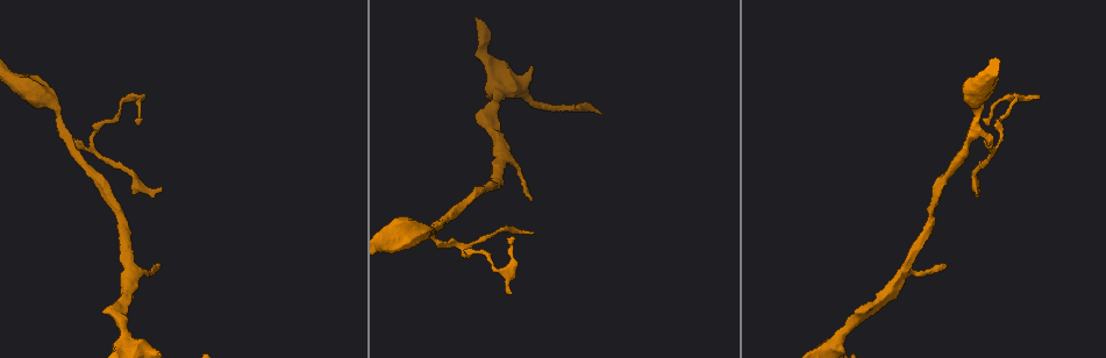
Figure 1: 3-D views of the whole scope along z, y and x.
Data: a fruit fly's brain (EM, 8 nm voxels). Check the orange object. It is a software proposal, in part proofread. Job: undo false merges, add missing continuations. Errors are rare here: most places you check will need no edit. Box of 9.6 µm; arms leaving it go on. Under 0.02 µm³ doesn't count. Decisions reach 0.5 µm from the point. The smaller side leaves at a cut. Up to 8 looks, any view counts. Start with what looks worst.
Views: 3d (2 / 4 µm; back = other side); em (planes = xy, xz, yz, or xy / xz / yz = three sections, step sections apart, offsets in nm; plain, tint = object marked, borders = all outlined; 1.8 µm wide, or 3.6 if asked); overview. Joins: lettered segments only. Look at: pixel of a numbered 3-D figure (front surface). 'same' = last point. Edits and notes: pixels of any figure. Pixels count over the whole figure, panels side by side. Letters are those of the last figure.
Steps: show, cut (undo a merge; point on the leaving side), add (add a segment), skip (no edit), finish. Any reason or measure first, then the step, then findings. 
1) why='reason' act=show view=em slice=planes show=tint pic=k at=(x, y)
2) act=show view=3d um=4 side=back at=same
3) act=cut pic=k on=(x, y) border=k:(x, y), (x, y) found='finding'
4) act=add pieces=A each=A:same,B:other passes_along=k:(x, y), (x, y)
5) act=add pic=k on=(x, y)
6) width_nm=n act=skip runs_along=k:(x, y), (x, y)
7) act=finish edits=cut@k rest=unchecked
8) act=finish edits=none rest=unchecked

why='two arms in line, one across' act=show view=3d um=2 pic=1 at=(434, 226)

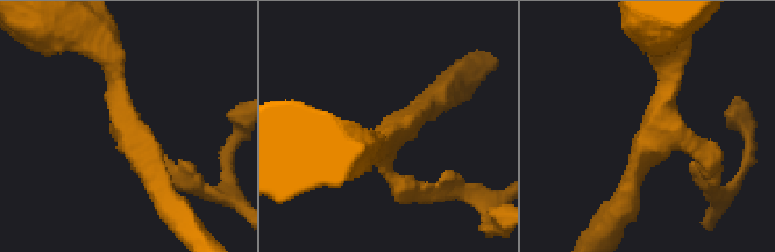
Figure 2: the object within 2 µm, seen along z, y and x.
arms=3 arm_widths_nm=170,200,360 why='shape alone is not enough' act=show view=em um=3.6 slice=planes show=borders pic=2 at=(657, 123)

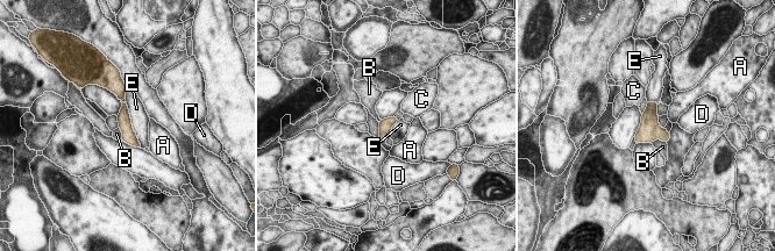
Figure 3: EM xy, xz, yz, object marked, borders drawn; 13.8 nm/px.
act=skip each=A:other,B:other,C:other,D:other,E:other runs_along=3:(119, 93), (135, 143) found='all the same cell'

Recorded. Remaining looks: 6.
why='an open end' act=show view=em slice=planes show=borders pic=1 at=(530, 231)

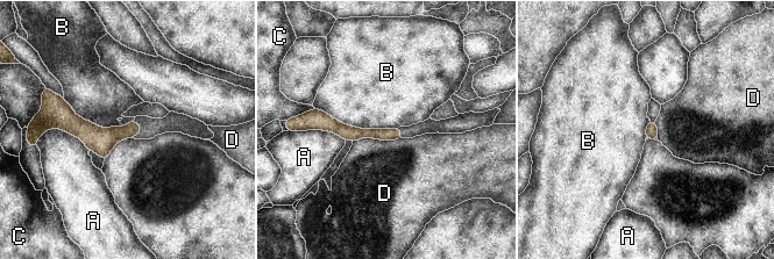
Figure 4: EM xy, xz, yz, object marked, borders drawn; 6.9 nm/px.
width_nm=80 act=skip each=A:other,B:other,C:other,D:other runs_along=4:(317, 124), (398, 135) found='none of them fits'

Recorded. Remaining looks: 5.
why='arms part here' act=show view=em slice=yz step=4 show=tint pic=1 at=(906, 268)

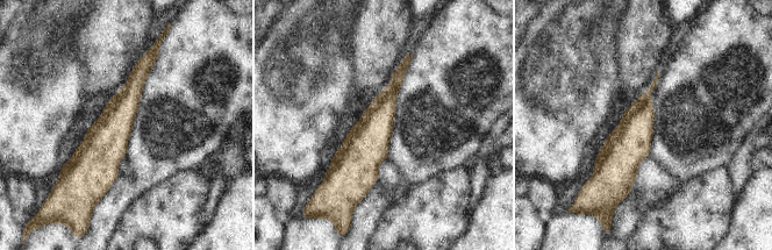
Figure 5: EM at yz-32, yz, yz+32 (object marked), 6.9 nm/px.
why='cut it another way' act=show view=em slice=planes show=tint at=same

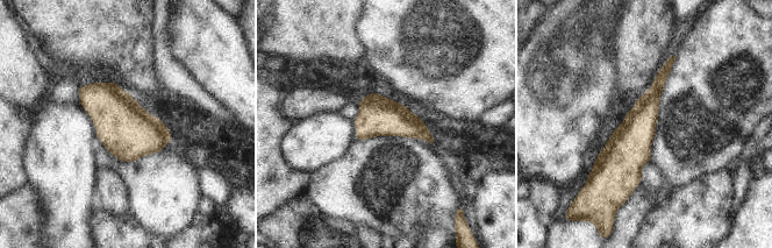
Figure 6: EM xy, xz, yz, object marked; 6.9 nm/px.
act=show view=em slice=planes show=borders at=same

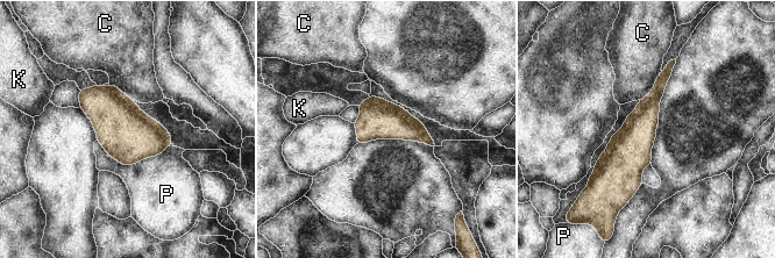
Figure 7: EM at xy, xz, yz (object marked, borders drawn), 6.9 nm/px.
width_nm=280 act=skip each=C:other,K:other,P:other found='continuous, no second cell'

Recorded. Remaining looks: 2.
act=finish edits=none rest=unchecked

